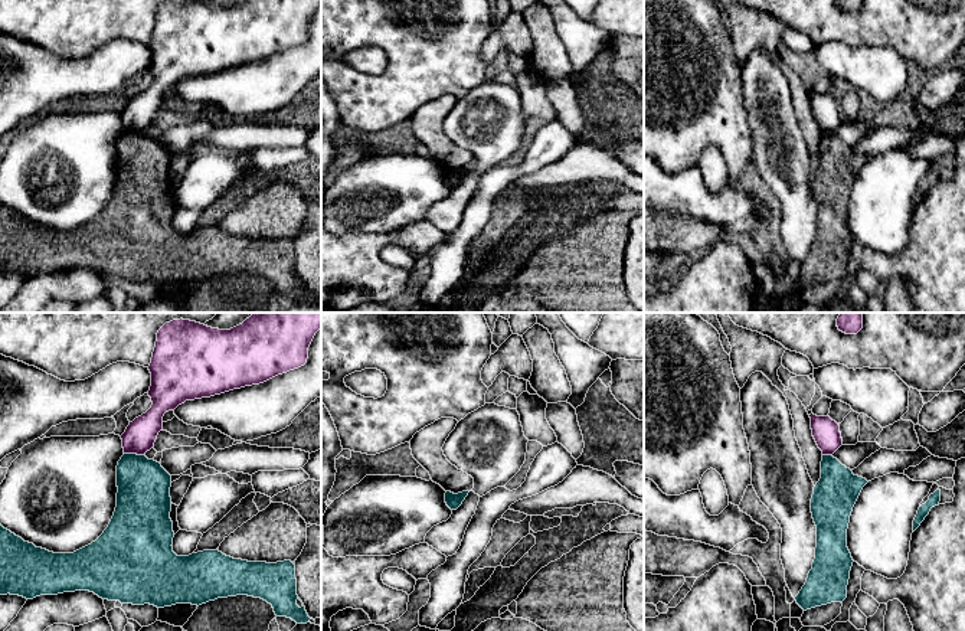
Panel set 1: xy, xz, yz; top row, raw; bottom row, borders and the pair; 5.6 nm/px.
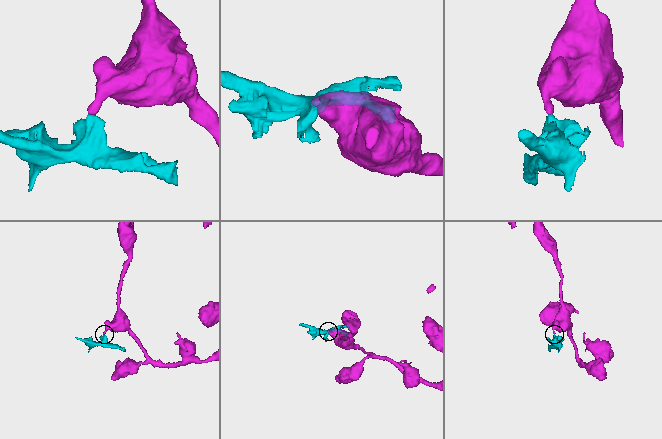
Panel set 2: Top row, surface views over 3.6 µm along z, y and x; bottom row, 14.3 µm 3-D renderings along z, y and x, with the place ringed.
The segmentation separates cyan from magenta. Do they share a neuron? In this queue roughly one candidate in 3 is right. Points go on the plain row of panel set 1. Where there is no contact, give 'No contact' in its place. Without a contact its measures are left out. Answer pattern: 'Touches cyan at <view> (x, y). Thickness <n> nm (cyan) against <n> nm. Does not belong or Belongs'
Touches cyan at xy (134, 131). Thickness 300 nm (cyan) against 180 nm. Does not belong

